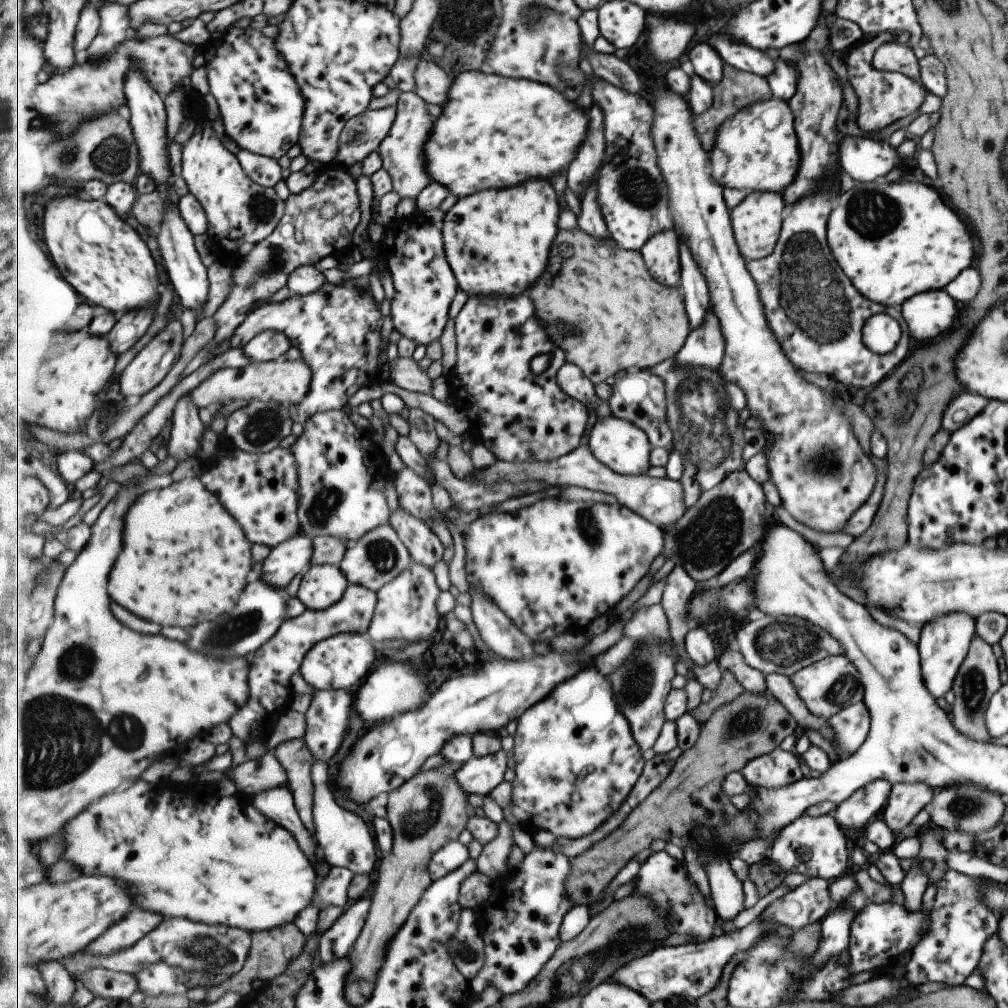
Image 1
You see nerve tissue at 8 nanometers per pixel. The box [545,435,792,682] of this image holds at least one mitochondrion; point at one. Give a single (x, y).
(708, 538)

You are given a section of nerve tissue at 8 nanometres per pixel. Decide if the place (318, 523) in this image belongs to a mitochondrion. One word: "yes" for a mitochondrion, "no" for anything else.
yes

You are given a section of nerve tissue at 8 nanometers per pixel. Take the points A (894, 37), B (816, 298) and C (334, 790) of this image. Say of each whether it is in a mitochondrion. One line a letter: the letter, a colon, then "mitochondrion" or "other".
A: other
B: mitochondrion
C: other

